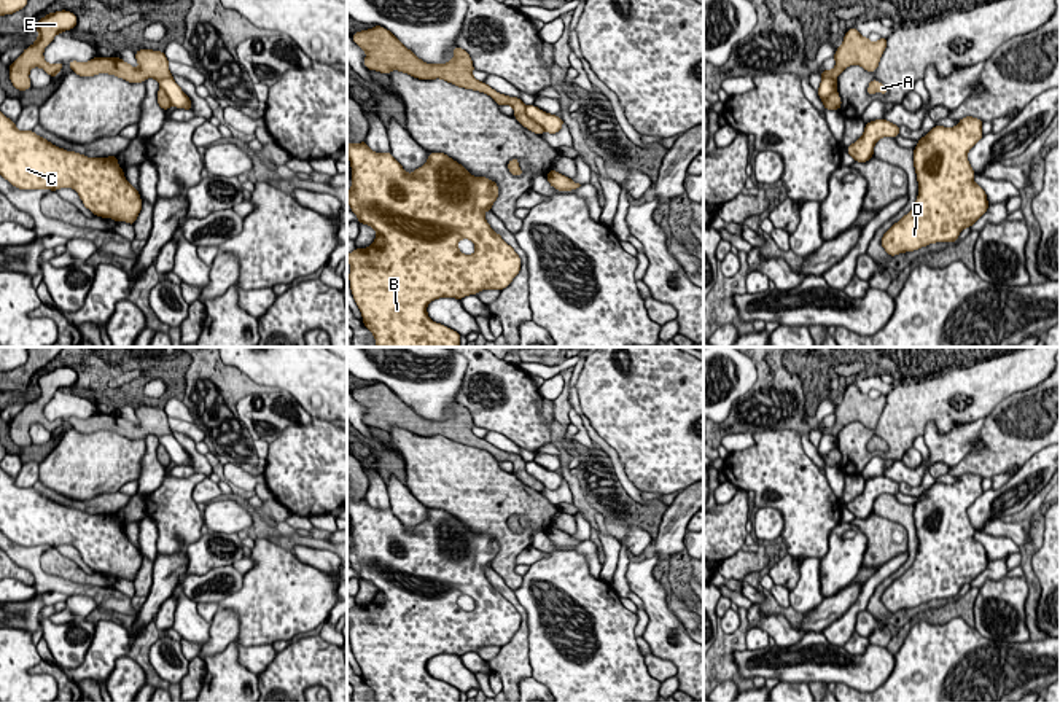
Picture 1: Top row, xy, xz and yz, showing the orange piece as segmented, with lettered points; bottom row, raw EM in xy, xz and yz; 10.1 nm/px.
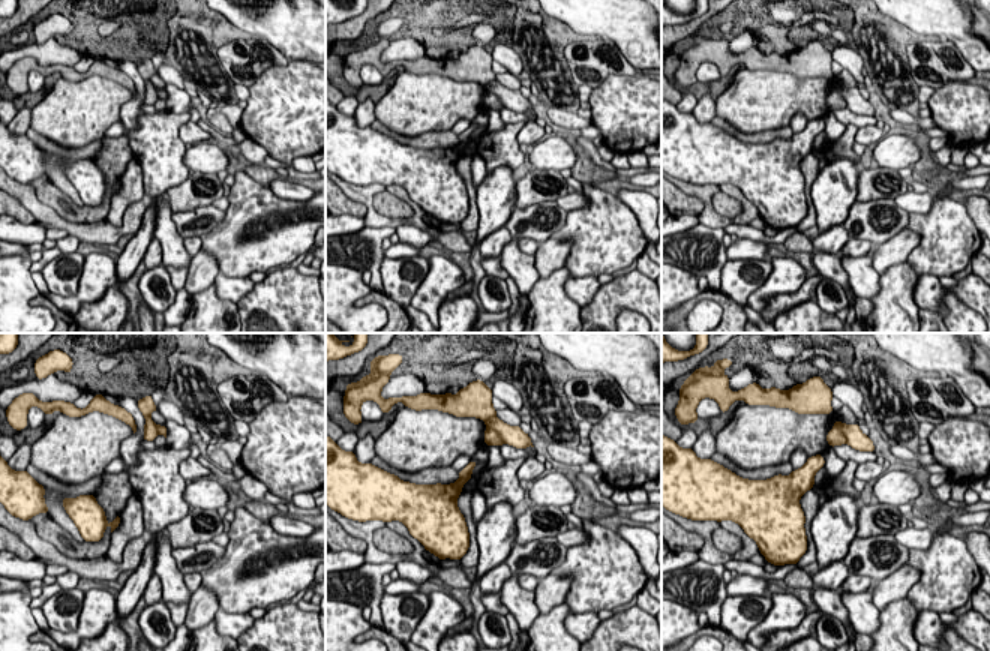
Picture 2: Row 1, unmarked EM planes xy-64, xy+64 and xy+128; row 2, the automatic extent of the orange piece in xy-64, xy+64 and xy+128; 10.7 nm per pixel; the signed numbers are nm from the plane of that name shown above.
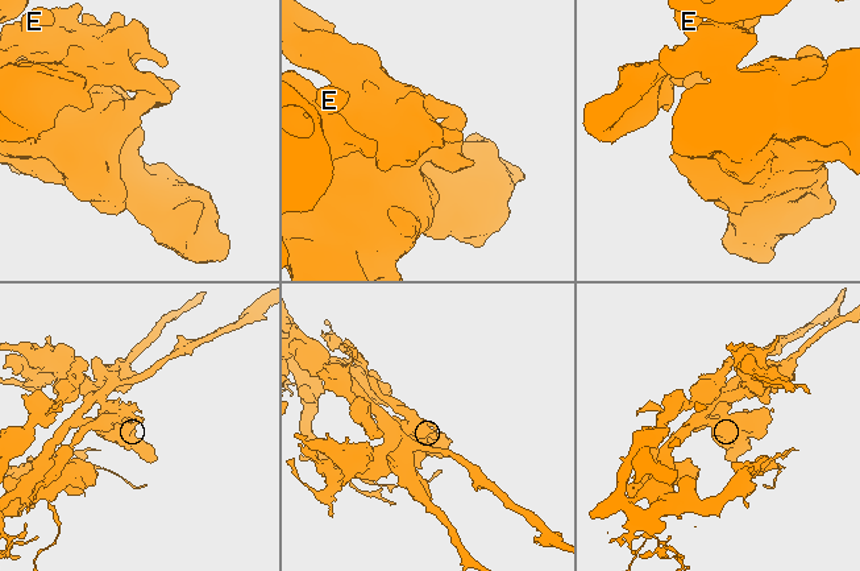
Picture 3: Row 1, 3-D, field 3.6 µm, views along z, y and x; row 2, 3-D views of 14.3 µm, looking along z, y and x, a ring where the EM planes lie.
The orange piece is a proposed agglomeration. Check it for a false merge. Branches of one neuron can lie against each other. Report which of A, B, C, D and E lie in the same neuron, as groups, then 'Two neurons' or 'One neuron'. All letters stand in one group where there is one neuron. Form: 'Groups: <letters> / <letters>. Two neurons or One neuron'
Groups: A E / B C D. Two neurons

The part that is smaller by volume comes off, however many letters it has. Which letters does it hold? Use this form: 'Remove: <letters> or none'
Remove: A, E

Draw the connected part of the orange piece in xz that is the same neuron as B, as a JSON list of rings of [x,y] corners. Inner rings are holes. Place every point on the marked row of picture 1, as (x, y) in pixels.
[[[366,142],[347,143],[347,156],[352,167],[352,188],[347,191],[350,210],[358,223],[377,231],[368,248],[357,247],[347,255],[350,263],[350,290],[361,310],[364,326],[374,334],[376,347],[460,347],[462,336],[433,322],[427,306],[439,298],[463,299],[482,290],[503,290],[520,271],[520,258],[500,234],[485,221],[484,213],[492,212],[498,197],[498,185],[485,177],[471,175],[462,164],[444,153],[428,153],[428,161],[407,174],[392,153],[371,151]],[[470,239],[476,252],[463,255],[458,242]]]

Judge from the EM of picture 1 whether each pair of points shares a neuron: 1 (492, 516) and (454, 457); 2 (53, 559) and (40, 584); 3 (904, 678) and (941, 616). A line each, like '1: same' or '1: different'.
1: same
2: different
3: different

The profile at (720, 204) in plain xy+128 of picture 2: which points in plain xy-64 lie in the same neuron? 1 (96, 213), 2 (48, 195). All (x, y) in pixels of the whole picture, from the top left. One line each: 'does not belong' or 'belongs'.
1: belongs
2: belongs

